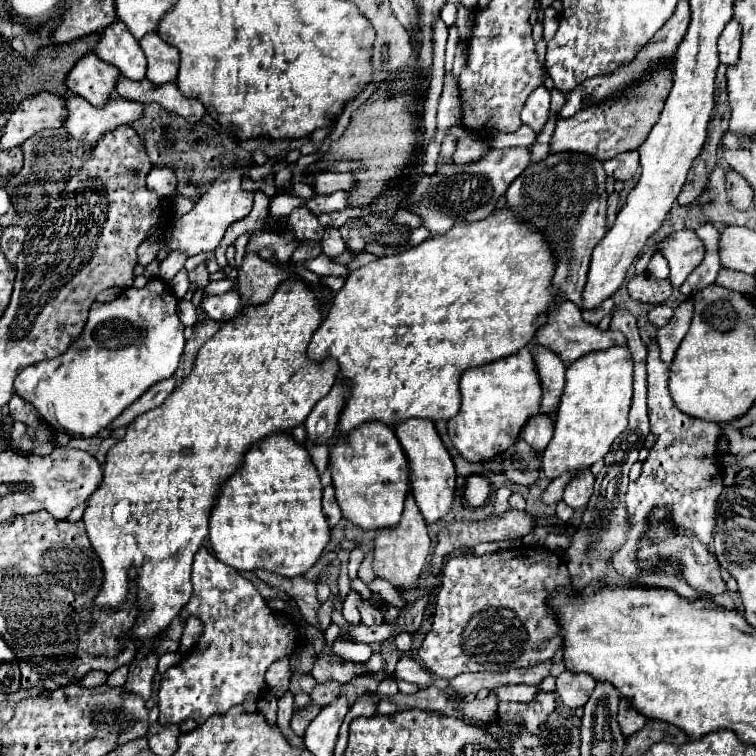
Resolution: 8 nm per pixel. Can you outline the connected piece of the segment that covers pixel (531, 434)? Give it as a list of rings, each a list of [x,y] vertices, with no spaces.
[[[534,416],[526,422],[522,430],[522,438],[534,448],[534,450],[544,450],[552,438],[552,416]]]

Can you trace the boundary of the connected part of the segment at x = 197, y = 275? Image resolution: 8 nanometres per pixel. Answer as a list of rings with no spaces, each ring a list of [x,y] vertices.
[[[200,264],[196,270],[192,270],[188,274],[188,278],[190,278],[190,284],[194,284],[198,290],[204,290],[210,284],[210,272],[206,270],[204,264]]]

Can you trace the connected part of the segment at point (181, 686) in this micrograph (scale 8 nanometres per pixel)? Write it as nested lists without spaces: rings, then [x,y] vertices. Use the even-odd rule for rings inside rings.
[[[200,548],[194,556],[192,586],[194,592],[180,616],[184,622],[190,616],[198,616],[202,634],[192,652],[162,674],[158,690],[158,722],[162,726],[186,720],[204,724],[214,714],[224,716],[248,696],[262,698],[268,692],[264,678],[268,666],[302,648],[298,626],[286,614],[274,614],[254,584],[228,564],[222,564],[208,548]]]

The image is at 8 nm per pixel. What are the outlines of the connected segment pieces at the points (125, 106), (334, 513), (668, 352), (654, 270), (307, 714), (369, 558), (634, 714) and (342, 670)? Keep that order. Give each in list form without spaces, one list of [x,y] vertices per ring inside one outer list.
[[[68,96],[68,118],[64,122],[72,138],[88,148],[94,148],[106,132],[116,130],[122,124],[132,124],[144,116],[144,106],[120,96],[112,96],[104,108],[92,106],[82,96]]]
[[[328,482],[328,486],[324,488],[322,508],[324,508],[324,514],[328,516],[328,522],[330,522],[330,526],[334,528],[334,526],[338,524],[338,520],[342,518],[342,514],[340,514],[340,508],[338,508],[336,496],[334,496],[334,488],[332,488],[332,482]]]
[[[686,298],[684,302],[680,302],[676,308],[674,308],[674,316],[670,318],[670,322],[662,328],[658,328],[658,334],[656,334],[656,340],[660,344],[660,358],[670,364],[674,354],[676,354],[676,348],[680,346],[682,338],[686,336],[688,332],[688,326],[692,322],[692,314],[694,314],[694,304],[690,298]]]
[[[662,252],[652,254],[652,258],[648,262],[648,274],[654,280],[666,280],[668,278],[668,264],[666,264],[666,258]]]
[[[310,704],[306,710],[300,710],[300,712],[296,712],[296,714],[292,716],[292,722],[290,722],[290,728],[294,730],[294,734],[302,736],[302,734],[306,732],[308,724],[312,722],[312,718],[314,718],[318,712],[320,712],[320,708],[318,708],[316,704]]]
[[[374,551],[366,554],[358,570],[359,579],[361,579],[367,585],[376,577],[372,567],[373,557]]]
[[[628,698],[620,700],[620,710],[618,710],[618,724],[624,736],[630,736],[634,732],[638,732],[638,728],[642,728],[646,724],[646,716],[640,714]]]
[[[330,624],[328,630],[324,632],[324,638],[326,638],[326,650],[322,654],[318,654],[318,660],[314,662],[314,668],[310,670],[310,674],[318,680],[318,682],[350,682],[354,676],[358,674],[368,674],[364,666],[360,664],[354,664],[354,662],[346,662],[342,664],[340,658],[332,652],[332,642],[334,638],[340,634],[340,626],[338,624]]]

